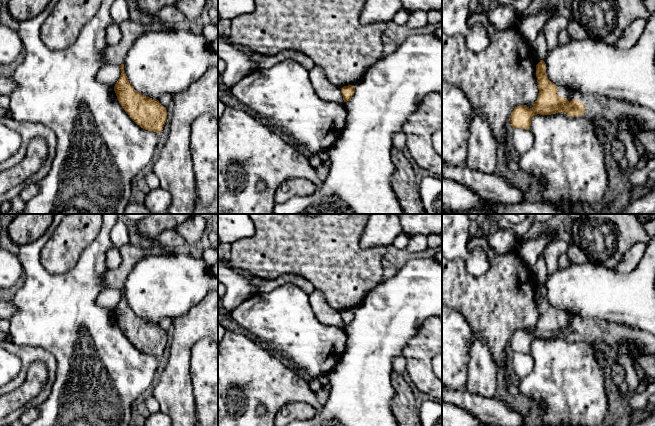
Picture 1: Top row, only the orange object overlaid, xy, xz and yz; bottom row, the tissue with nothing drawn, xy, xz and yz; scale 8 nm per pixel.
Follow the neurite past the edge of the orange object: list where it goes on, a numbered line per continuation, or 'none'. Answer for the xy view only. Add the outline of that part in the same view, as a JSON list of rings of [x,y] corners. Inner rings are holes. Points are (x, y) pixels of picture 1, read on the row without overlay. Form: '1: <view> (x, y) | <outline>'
none

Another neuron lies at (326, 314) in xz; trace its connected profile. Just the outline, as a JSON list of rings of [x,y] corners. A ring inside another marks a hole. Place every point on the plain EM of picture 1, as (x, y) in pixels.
[[[315,289],[309,295],[309,302],[315,316],[320,322],[344,329],[345,326],[341,317],[341,312],[328,305],[322,292]]]

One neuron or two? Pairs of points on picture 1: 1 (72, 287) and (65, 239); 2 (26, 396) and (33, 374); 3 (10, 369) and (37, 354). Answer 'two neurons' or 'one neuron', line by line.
1: two neurons
2: one neuron
3: two neurons

